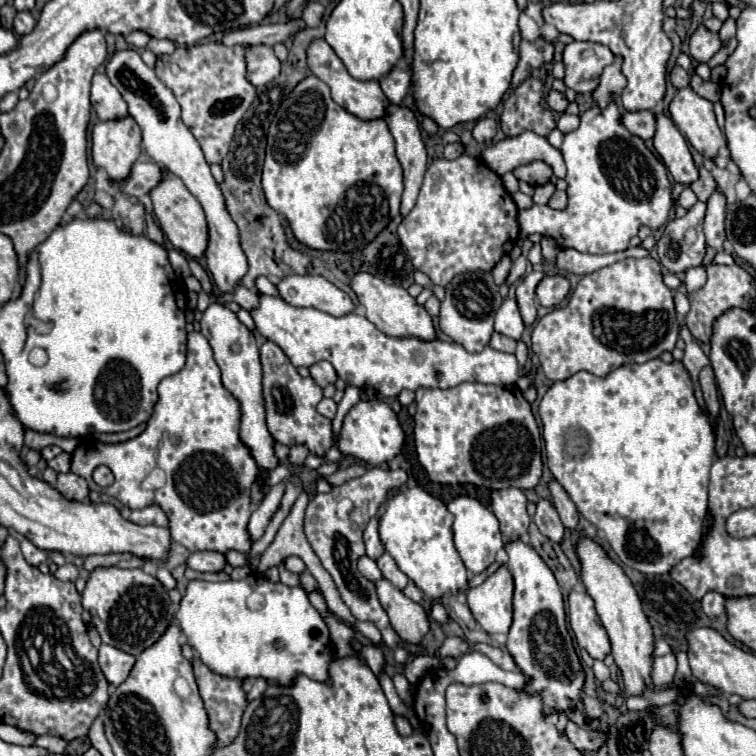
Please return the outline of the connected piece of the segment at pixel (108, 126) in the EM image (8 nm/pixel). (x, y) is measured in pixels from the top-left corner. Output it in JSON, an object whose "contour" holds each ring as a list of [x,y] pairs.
{"contour":[[[132,116],[104,120],[92,128],[92,158],[112,180],[124,180],[140,156],[140,126]]]}

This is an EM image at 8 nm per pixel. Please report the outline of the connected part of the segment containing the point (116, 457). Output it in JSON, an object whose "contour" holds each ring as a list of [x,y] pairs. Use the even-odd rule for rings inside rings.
{"contour":[[[200,332],[188,334],[188,356],[186,366],[160,382],[158,386],[158,402],[154,404],[154,412],[146,422],[146,430],[126,442],[104,444],[98,440],[82,440],[72,452],[72,472],[84,476],[90,490],[106,492],[120,500],[124,506],[136,510],[140,504],[160,504],[168,516],[168,528],[174,542],[186,546],[190,552],[198,550],[214,550],[214,552],[248,552],[250,550],[250,534],[246,530],[248,518],[252,514],[250,504],[250,486],[258,478],[258,464],[250,454],[248,446],[240,440],[240,402],[222,386],[220,368],[212,358],[212,348],[208,340]],[[96,466],[108,466],[116,476],[116,482],[108,488],[100,488],[92,480],[92,472]],[[154,468],[162,468],[166,472],[166,486],[160,490],[142,490],[140,482]]]}

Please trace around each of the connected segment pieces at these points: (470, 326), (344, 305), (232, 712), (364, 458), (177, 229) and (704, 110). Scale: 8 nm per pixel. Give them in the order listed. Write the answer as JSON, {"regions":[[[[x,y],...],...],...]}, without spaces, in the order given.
{"regions":[[[[474,270],[458,274],[446,284],[444,290],[446,296],[440,304],[438,314],[440,330],[454,342],[462,344],[468,352],[480,352],[484,346],[488,346],[488,340],[494,332],[494,316],[502,304],[502,296],[498,294],[498,286],[494,284],[492,272]]],[[[290,274],[280,282],[276,282],[276,288],[280,298],[292,306],[304,306],[304,308],[312,306],[332,316],[344,316],[354,310],[350,296],[338,290],[322,276]]],[[[200,658],[192,660],[194,666],[194,678],[200,690],[200,696],[204,700],[204,708],[208,714],[208,728],[216,734],[216,750],[218,748],[226,748],[240,732],[240,720],[242,720],[242,712],[248,704],[246,700],[246,692],[242,688],[244,680],[236,680],[236,678],[226,678],[220,676],[216,672],[212,672]]],[[[360,400],[354,404],[342,420],[342,430],[334,438],[334,446],[342,456],[364,462],[366,466],[378,466],[382,462],[390,462],[394,456],[402,452],[404,446],[404,430],[392,406],[384,400]]],[[[162,166],[162,180],[150,190],[150,200],[158,224],[172,246],[190,258],[204,256],[204,248],[208,246],[208,224],[204,220],[204,210],[200,208],[200,202],[188,192],[188,188],[184,188],[182,180]]],[[[690,86],[680,88],[668,106],[672,122],[680,128],[684,138],[706,158],[714,158],[726,138],[716,124],[712,102],[700,98]]]]}

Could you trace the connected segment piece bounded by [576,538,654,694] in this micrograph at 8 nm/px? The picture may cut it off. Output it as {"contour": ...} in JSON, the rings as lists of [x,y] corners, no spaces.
{"contour":[[[578,538],[576,552],[580,560],[582,584],[588,596],[594,600],[598,618],[608,632],[614,662],[624,676],[626,694],[642,694],[642,690],[650,684],[654,636],[652,636],[652,626],[642,612],[640,596],[634,590],[630,578],[624,574],[624,570],[592,538]]]}

